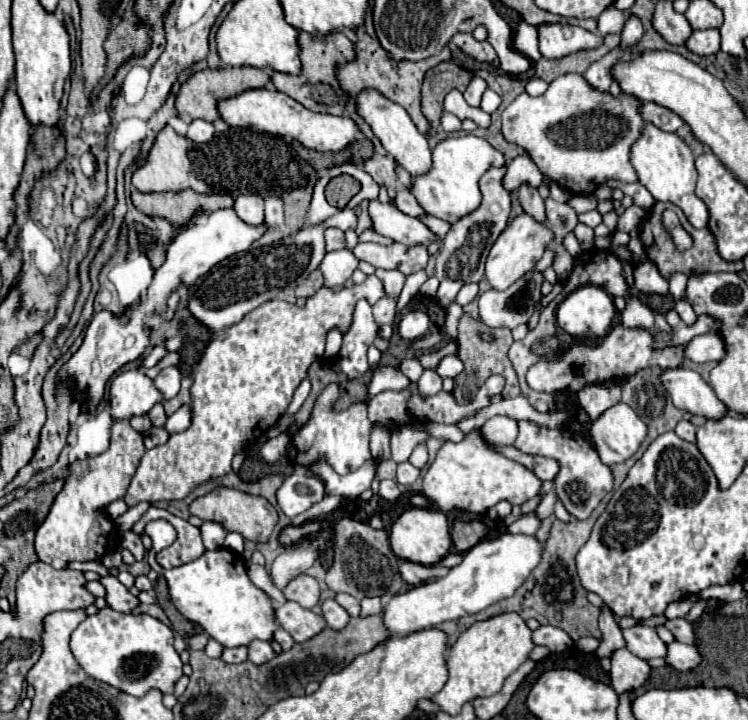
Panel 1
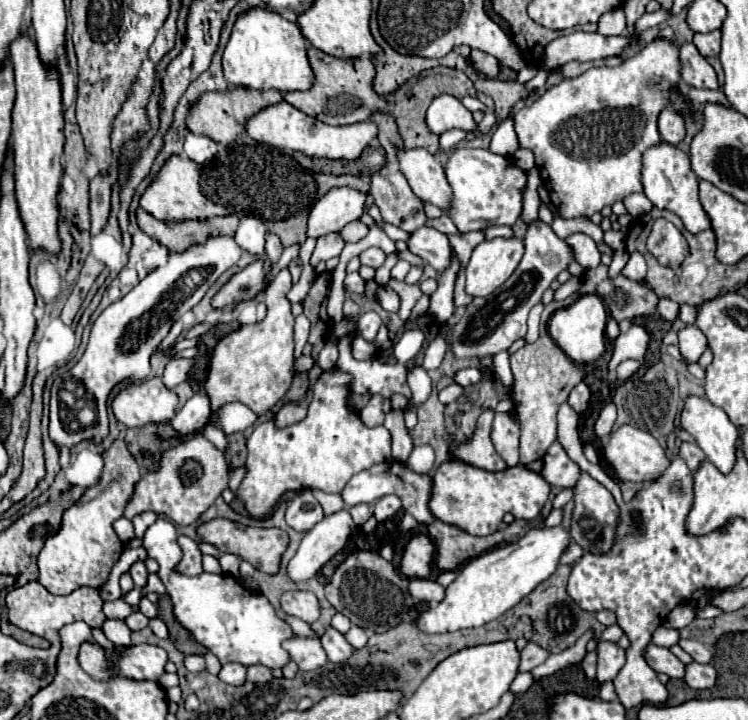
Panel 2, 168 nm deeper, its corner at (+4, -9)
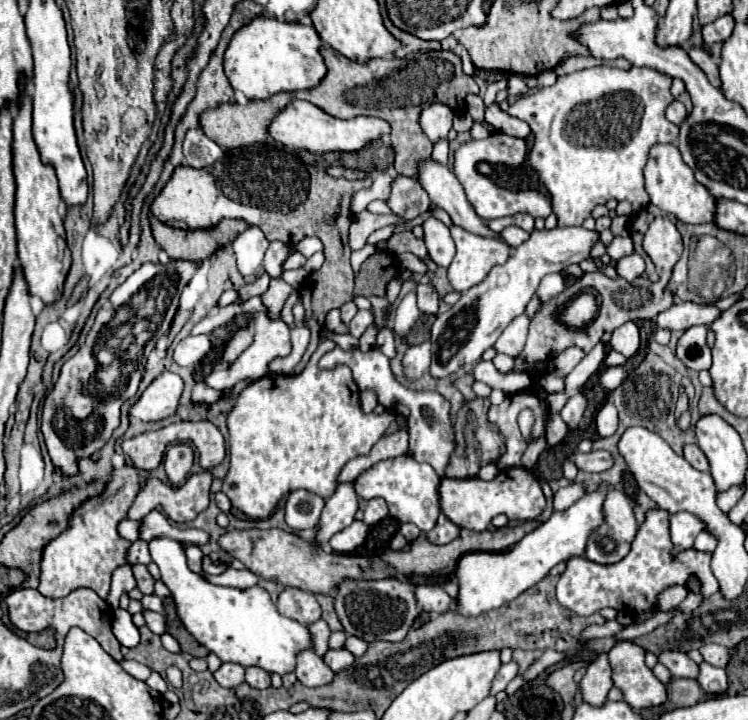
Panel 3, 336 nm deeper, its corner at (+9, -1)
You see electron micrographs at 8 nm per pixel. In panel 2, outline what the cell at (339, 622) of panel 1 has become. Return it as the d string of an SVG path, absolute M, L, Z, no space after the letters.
M333 627L325 635L321 635L321 643L331 663L343 663L353 655L353 649L351 645L347 645L347 639Z

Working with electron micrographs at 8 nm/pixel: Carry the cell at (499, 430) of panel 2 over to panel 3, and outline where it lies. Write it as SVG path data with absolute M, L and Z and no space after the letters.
M530 393L508 395L502 405L492 405L490 411L488 411L488 421L498 429L498 433L504 437L504 443L506 443L504 453L496 461L498 469L508 469L508 467L520 465L524 443L522 443L522 435L520 435L516 419L518 419L518 413L526 407L536 411L536 415L540 417L540 423L544 421L546 409Z

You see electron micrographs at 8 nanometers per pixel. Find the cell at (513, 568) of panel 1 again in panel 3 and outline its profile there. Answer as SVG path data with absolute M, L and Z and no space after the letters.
M602 483L598 491L584 495L566 511L554 511L548 521L540 523L534 531L524 535L518 543L514 543L506 551L494 551L494 553L474 551L462 555L454 571L460 591L458 597L452 601L450 609L464 617L478 617L480 613L498 609L514 601L528 587L542 581L550 573L550 569L560 561L568 561L570 557L584 555L584 547L592 529L596 529L604 521L602 501L608 489L610 487Z

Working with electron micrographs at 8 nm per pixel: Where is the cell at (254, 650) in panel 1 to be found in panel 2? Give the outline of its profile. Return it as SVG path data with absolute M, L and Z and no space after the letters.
M253 665L247 669L247 681L251 683L269 683L273 679L271 669L263 667L263 665Z

